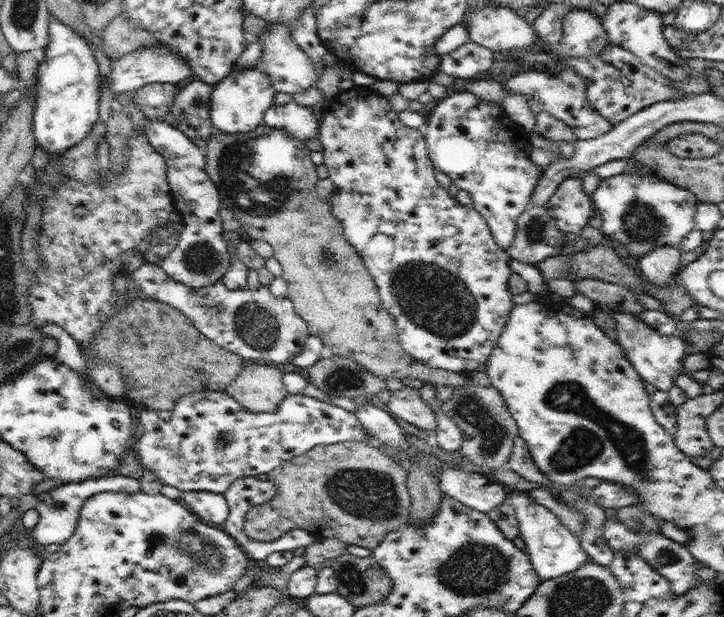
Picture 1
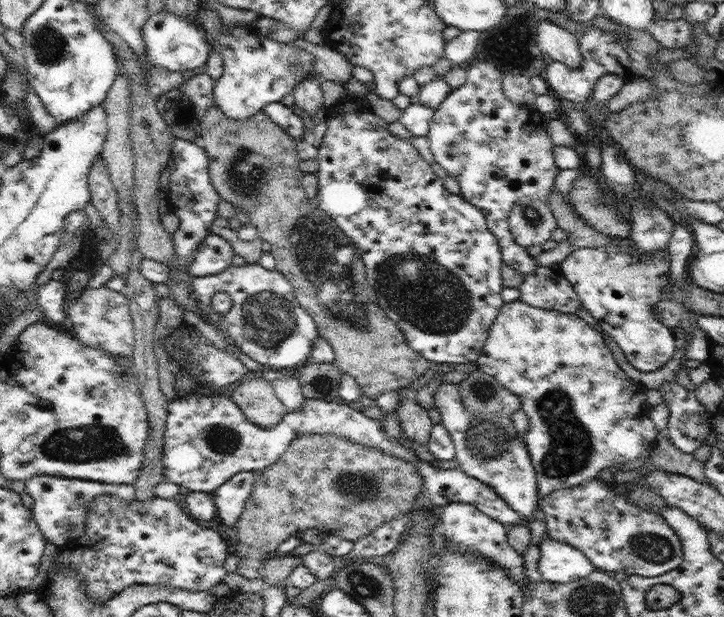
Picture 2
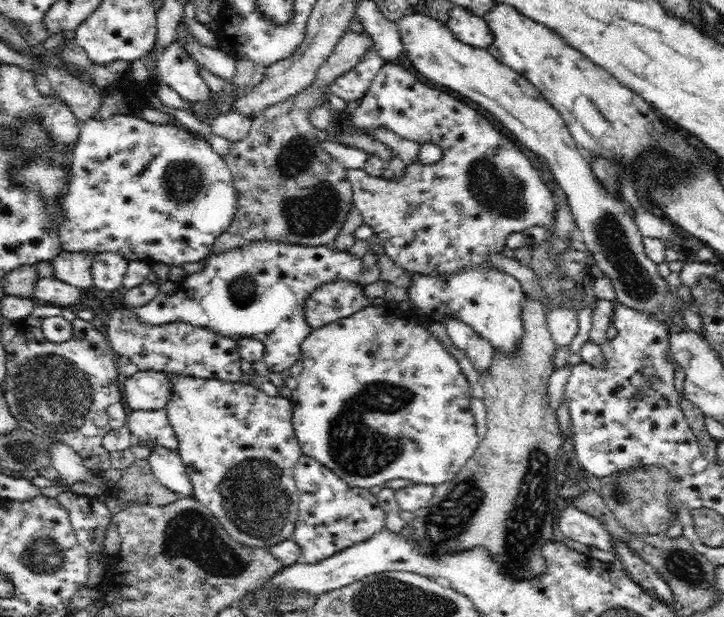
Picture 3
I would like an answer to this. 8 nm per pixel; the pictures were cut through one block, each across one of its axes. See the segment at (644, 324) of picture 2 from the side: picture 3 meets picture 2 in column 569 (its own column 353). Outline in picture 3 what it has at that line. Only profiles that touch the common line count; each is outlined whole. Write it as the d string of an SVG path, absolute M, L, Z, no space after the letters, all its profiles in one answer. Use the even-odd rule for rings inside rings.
M260 240L260 242L252 242L252 244L244 246L244 248L232 248L232 250L222 252L222 254L210 254L208 258L206 258L204 269L201 272L188 274L186 278L179 282L178 285L180 286L180 289L176 294L168 295L166 297L154 297L148 304L143 304L134 309L136 315L140 317L142 322L152 325L186 321L186 323L194 323L194 325L210 328L219 335L232 337L234 340L238 337L254 337L263 344L263 361L267 368L272 372L282 372L283 370L289 369L300 358L300 345L312 330L305 319L306 298L308 298L308 296L310 296L310 294L312 294L312 292L321 284L337 281L338 279L348 282L356 281L356 283L362 285L364 281L362 270L362 259L356 257L356 255L352 255L349 251L342 252L341 250L336 250L331 244L324 246L302 246L301 244L282 244L279 240Z

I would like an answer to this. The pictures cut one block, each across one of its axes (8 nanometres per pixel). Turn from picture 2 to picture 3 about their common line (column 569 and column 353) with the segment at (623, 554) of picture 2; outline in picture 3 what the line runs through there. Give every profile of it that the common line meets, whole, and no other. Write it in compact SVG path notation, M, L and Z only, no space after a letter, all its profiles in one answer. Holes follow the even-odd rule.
M303 454L295 464L293 477L300 502L292 538L302 547L303 562L318 564L339 550L370 538L385 526L385 514L377 494L346 484L315 458Z

